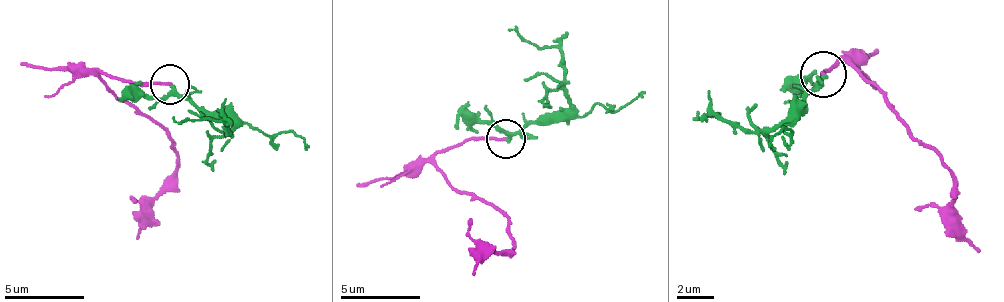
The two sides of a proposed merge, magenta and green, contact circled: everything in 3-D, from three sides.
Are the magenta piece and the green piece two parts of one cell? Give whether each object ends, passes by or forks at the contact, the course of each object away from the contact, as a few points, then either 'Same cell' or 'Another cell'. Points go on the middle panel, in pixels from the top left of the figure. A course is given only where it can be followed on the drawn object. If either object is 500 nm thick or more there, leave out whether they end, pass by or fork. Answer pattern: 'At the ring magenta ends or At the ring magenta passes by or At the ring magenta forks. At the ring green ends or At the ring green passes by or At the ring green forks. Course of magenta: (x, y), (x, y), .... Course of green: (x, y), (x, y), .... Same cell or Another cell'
At the ring magenta ends. At the ring green passes by. Course of magenta: (504, 138), (465, 138), (441, 150), (433, 165), (508, 221), (512, 237), (504, 253), (489, 253), (473, 277). Course of green: (504, 138), (544, 118), (556, 118), (568, 98), (560, 50), (532, 46), (508, 30). Another cell

